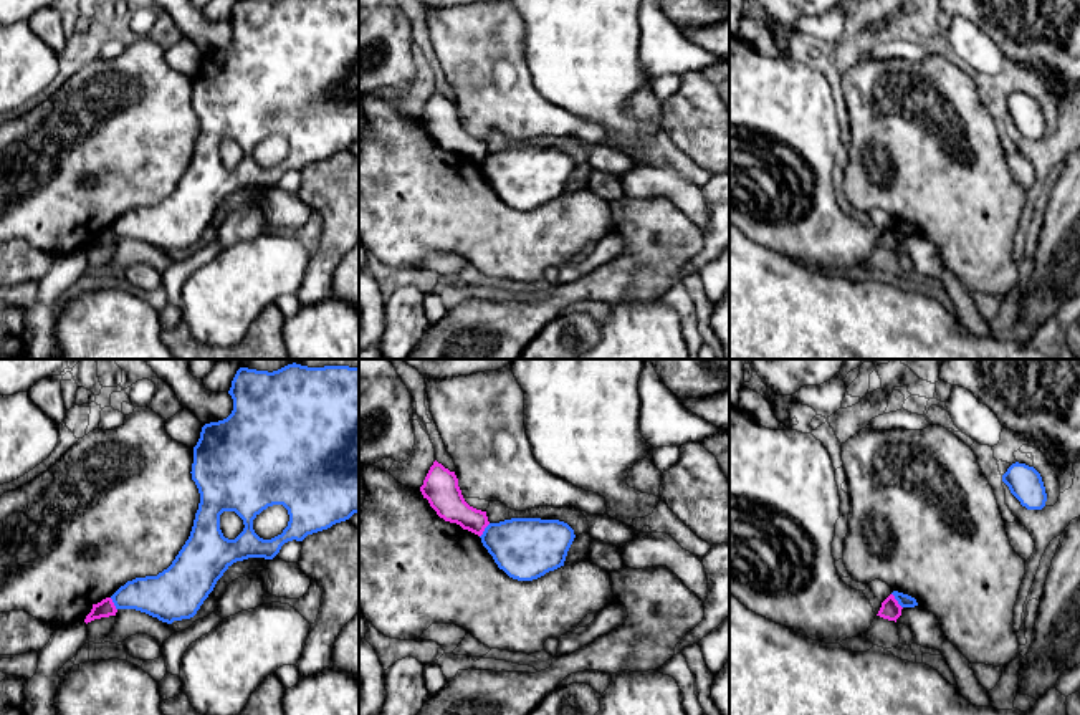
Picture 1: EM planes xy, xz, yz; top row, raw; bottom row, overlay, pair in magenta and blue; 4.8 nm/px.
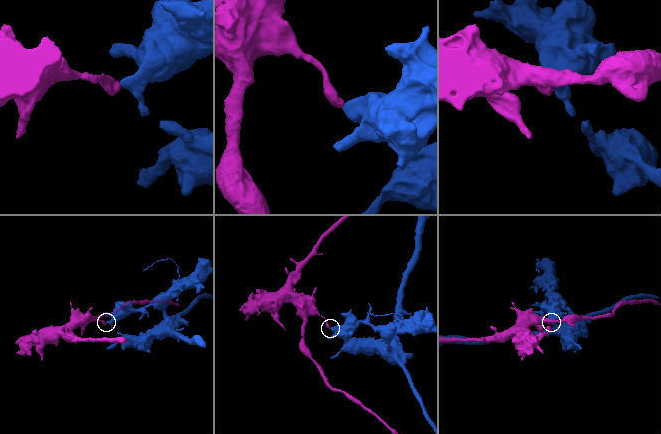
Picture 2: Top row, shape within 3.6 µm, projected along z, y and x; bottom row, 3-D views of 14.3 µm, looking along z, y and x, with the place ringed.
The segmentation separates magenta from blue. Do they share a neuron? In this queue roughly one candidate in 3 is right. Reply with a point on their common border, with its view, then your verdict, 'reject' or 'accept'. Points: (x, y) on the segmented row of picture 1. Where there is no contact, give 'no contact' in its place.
meets magenta in yz at (897, 601); reject

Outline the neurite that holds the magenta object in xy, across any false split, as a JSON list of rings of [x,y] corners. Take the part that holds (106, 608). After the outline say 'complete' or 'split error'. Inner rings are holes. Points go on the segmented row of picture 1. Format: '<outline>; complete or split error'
[[[111,597],[103,599],[98,604],[93,604],[91,612],[86,616],[84,622],[91,622],[94,619],[101,619],[101,617],[109,617],[109,616],[116,616],[117,609],[112,602]]]; complete

